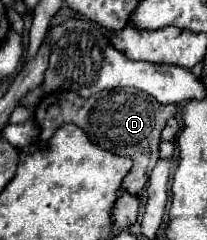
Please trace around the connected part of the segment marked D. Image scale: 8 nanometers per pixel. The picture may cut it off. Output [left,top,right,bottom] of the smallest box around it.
[36,89,176,197]

